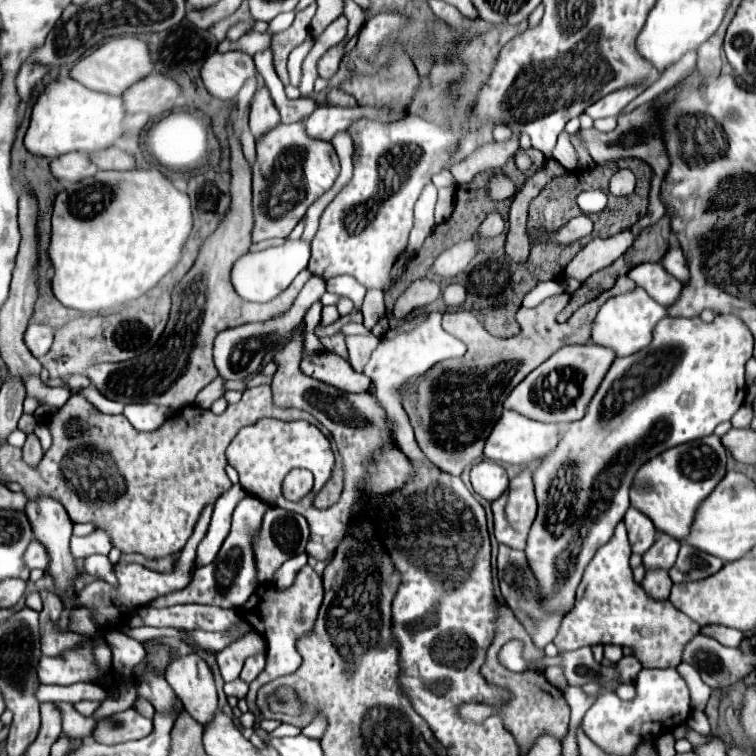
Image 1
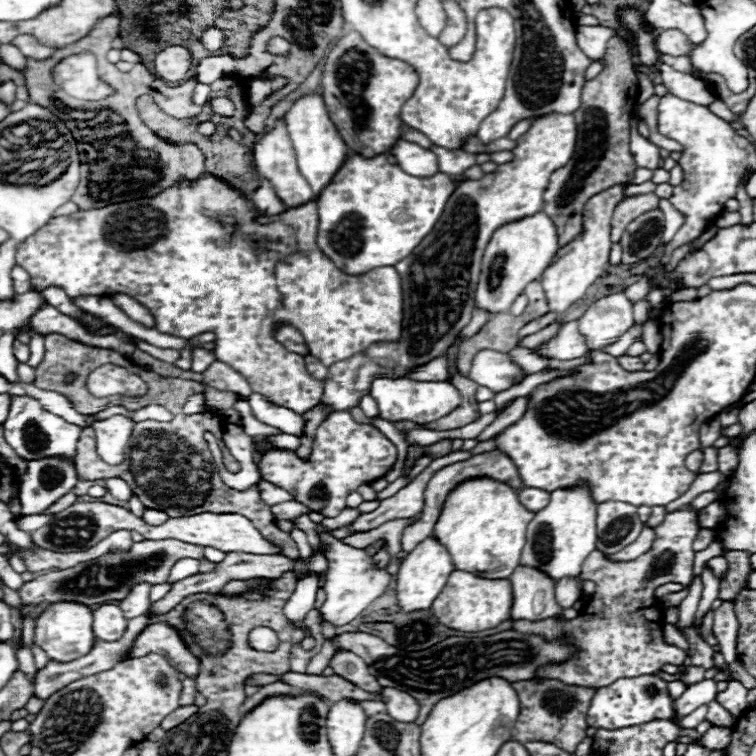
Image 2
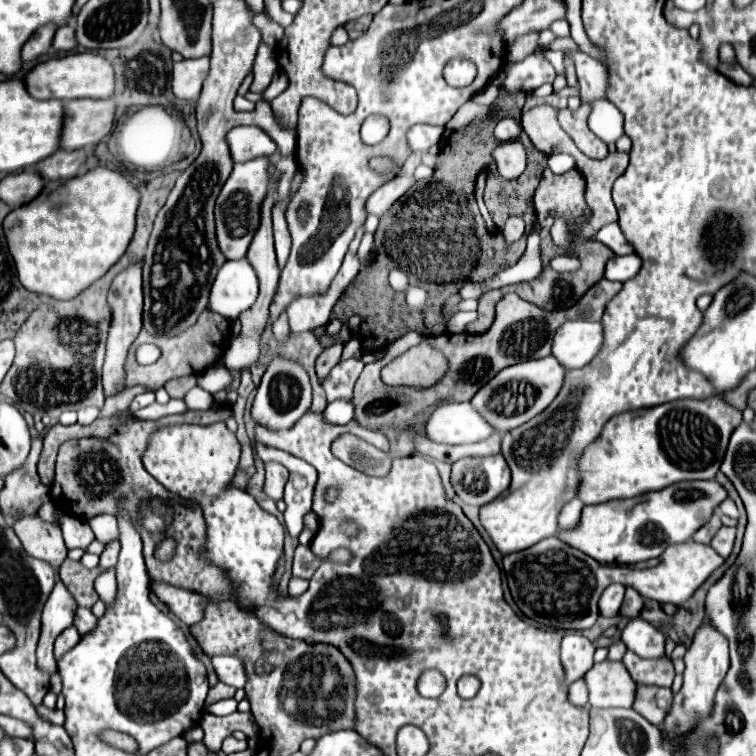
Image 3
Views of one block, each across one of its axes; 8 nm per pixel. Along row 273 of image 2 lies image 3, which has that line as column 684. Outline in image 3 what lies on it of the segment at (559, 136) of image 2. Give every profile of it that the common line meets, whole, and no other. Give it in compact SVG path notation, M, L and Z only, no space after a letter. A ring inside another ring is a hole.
M710 396L702 400L682 398L646 410L618 414L604 426L602 436L590 448L586 448L580 460L582 482L578 496L584 504L602 504L610 500L636 498L646 492L662 490L682 480L712 480L720 470L728 446L728 438L740 422L742 422L742 410L734 408L720 396Z

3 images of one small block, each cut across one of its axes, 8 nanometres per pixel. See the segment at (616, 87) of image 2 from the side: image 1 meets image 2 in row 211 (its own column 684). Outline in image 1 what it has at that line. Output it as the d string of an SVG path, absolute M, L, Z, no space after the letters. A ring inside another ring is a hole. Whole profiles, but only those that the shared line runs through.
M682 544L676 564L670 568L672 582L696 582L716 574L724 562L690 544Z

